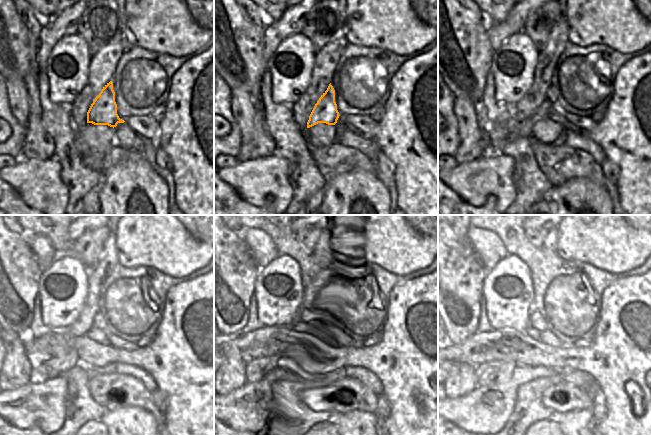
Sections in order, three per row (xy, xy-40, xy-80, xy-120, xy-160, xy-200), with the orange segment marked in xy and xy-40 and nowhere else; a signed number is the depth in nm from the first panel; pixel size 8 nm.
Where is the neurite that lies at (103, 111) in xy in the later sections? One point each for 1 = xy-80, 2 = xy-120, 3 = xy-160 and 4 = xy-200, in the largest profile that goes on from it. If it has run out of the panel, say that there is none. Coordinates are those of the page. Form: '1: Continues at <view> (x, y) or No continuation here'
1: Continues at xy-80 (524, 128)
2: Continues at xy-120 (57, 366)
3: Continues at xy-160 (277, 369)
4: Continues at xy-200 (494, 372)

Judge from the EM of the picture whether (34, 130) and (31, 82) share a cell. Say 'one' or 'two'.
one

